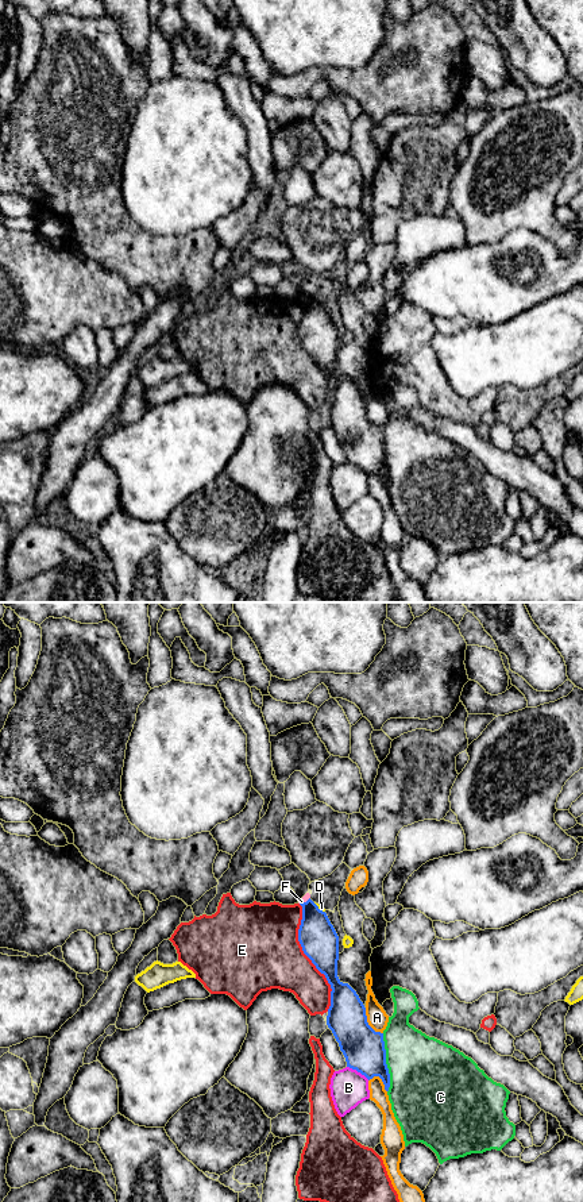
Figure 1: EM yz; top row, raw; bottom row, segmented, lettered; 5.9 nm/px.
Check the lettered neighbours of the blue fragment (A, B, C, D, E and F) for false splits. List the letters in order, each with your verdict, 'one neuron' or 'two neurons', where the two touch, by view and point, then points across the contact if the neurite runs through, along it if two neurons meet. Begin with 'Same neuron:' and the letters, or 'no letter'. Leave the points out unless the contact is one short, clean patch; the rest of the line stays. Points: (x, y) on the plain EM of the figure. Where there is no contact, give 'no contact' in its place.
Same neuron: no letter
A: two neurons | yz (367, 417)
B: two neurons | yz (358, 466)
C: two neurons | yz (385, 458)
D: two neurons | yz (317, 303)
E: two neurons | yz (308, 351)
F: two neurons | yz (304, 297) | along yz (309, 292), (300, 299)

